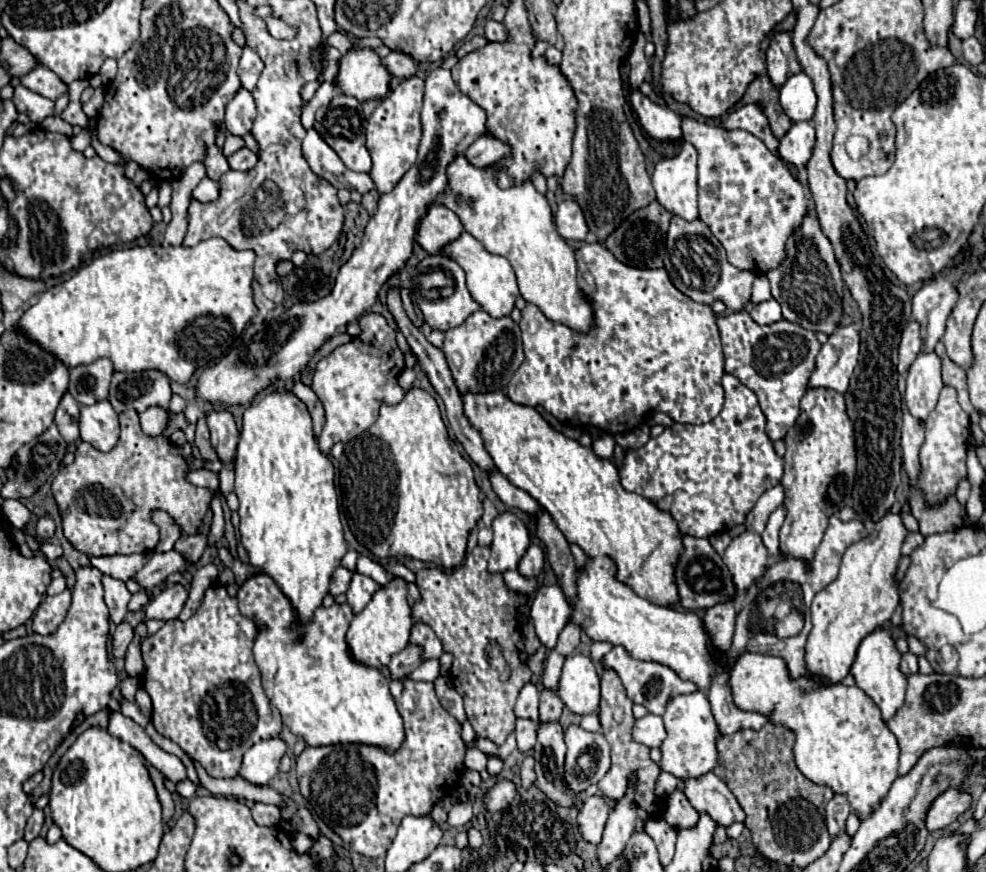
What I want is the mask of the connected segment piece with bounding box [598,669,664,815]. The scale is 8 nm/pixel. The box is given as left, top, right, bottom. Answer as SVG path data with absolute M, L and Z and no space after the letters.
M604 669L602 673L602 699L600 699L600 723L602 723L602 733L606 741L610 743L612 749L612 767L608 773L598 781L600 791L610 797L610 799L620 799L626 791L628 775L632 771L638 771L638 793L636 793L636 803L644 807L650 815L660 815L664 809L664 799L654 795L654 783L660 773L658 765L650 759L650 747L636 743L632 737L632 727L634 727L634 715L632 715L632 701L626 697L626 691L622 689L622 683L618 681L616 673L610 673L610 669Z

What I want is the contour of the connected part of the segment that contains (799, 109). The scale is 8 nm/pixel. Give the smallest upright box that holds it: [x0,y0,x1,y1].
[780,73,816,121]

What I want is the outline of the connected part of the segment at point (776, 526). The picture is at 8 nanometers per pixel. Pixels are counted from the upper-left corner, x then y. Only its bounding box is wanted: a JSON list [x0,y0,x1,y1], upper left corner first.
[762,503,786,555]

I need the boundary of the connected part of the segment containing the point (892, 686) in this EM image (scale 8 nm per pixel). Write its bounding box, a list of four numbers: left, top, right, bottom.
[850,627,908,721]

